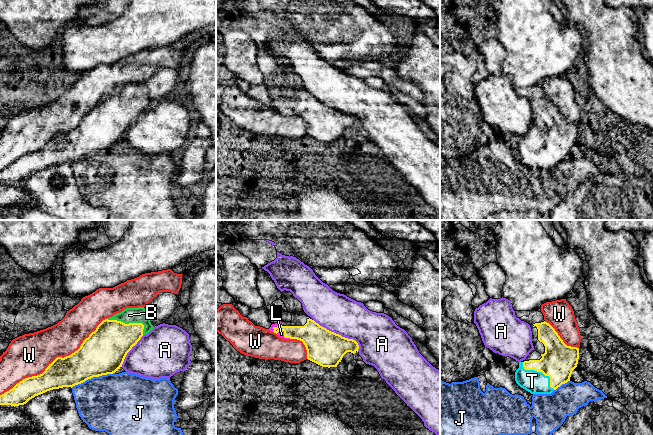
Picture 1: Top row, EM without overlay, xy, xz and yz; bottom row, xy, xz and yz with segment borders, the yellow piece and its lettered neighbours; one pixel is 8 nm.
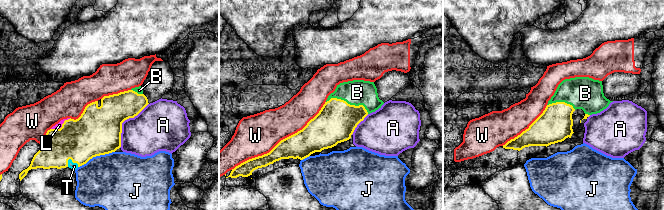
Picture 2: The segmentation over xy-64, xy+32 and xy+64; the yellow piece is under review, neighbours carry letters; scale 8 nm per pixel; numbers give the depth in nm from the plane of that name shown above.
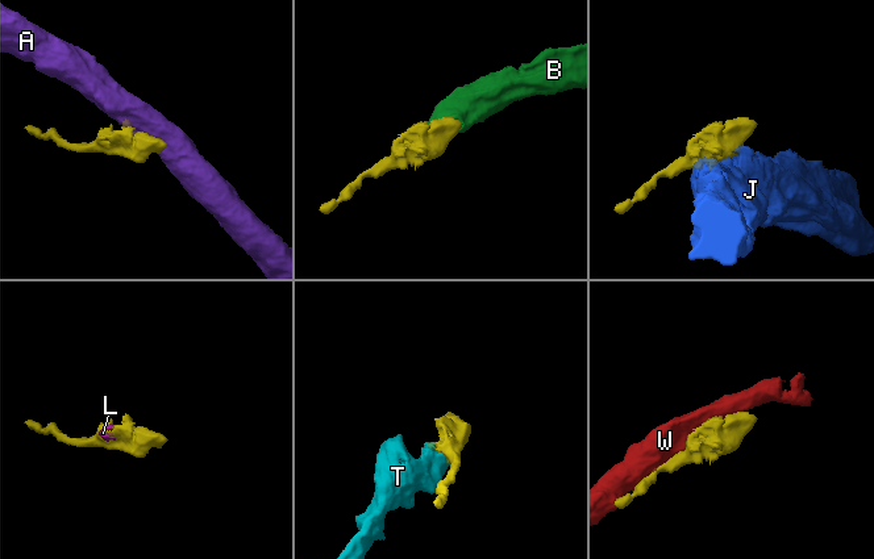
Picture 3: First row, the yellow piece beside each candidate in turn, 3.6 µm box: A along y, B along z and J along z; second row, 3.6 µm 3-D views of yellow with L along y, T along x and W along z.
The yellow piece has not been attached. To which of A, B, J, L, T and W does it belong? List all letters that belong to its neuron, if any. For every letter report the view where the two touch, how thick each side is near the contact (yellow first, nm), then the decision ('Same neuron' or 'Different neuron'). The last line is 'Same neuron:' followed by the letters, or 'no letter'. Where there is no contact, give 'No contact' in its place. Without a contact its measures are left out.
A: Touches yellow in xz. Thickness 280 nm (yellow) against 320 nm. Different neuron
B: Touches yellow in xy. Thickness 320 nm (yellow) against 130 nm. Same neuron
J: Touches yellow in xy. Thickness 360 nm (yellow) against 460 nm. Different neuron
L: Touches yellow in xz. Thickness 200 nm (yellow) against 50 nm. Same neuron
T: Touches yellow in yz. Thickness 280 nm (yellow) against 180 nm. Same neuron
W: Touches yellow in xy. Thickness 260 nm (yellow) against 340 nm. Different neuron
Same neuron: B, L, T

